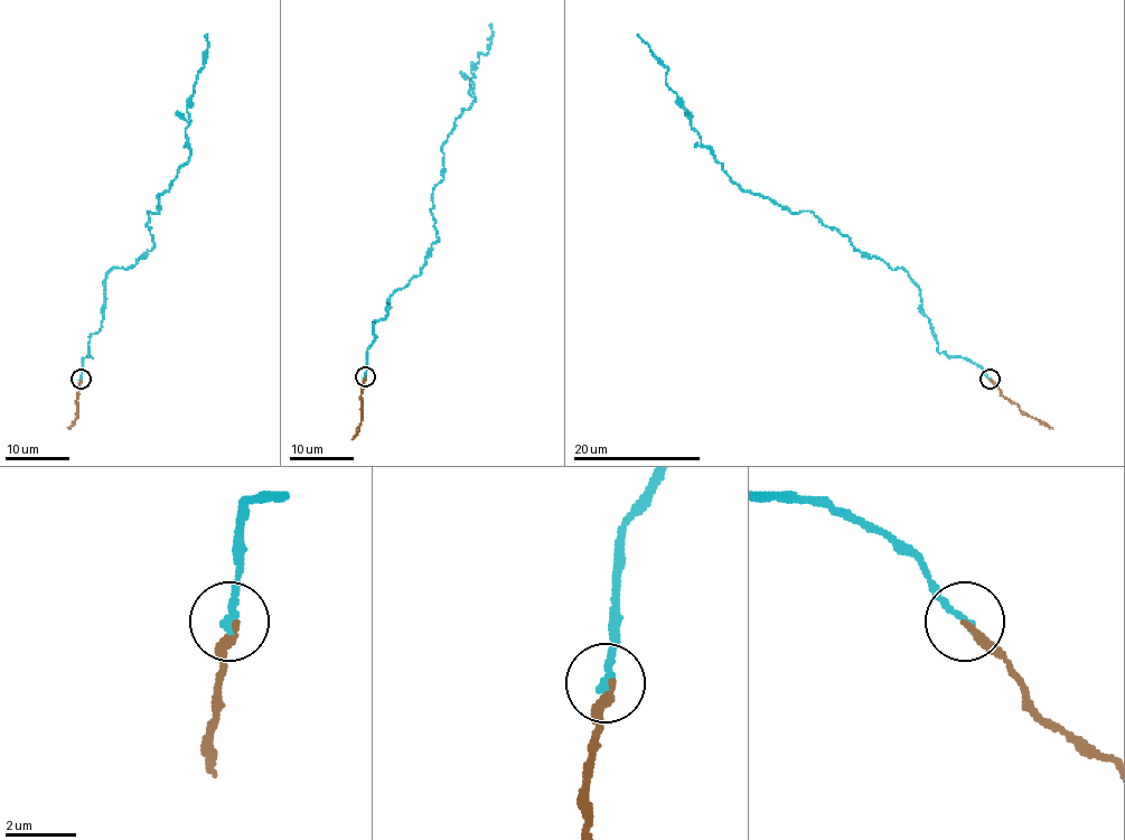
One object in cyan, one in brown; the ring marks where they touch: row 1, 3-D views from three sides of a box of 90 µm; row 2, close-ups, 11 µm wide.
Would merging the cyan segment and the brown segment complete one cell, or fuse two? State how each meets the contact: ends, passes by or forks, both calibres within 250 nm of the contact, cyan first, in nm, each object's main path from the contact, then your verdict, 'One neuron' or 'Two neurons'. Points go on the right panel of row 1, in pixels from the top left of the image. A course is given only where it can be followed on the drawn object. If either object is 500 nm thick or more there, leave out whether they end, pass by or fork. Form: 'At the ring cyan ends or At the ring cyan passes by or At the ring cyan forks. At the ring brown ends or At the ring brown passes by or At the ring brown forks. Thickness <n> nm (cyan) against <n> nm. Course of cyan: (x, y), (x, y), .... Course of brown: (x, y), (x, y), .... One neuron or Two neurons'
At the ring cyan ends. At the ring brown ends. Thickness 240 nm (cyan) against 240 nm. Course of cyan: (991, 380), (938, 351), (902, 268), (863, 255), (808, 211), (742, 190), (701, 143), (664, 64), (637, 34). Course of brown: (991, 380), (1025, 414), (1052, 427). One neuron

